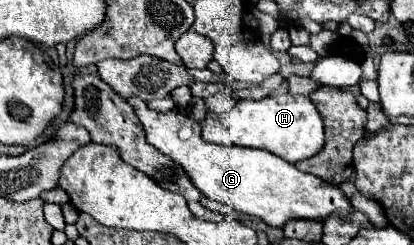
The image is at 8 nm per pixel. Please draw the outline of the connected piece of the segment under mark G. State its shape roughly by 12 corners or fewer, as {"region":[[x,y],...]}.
{"region":[[149,110],[149,144],[211,200],[273,228],[353,212],[337,184],[265,150],[209,144]]}

